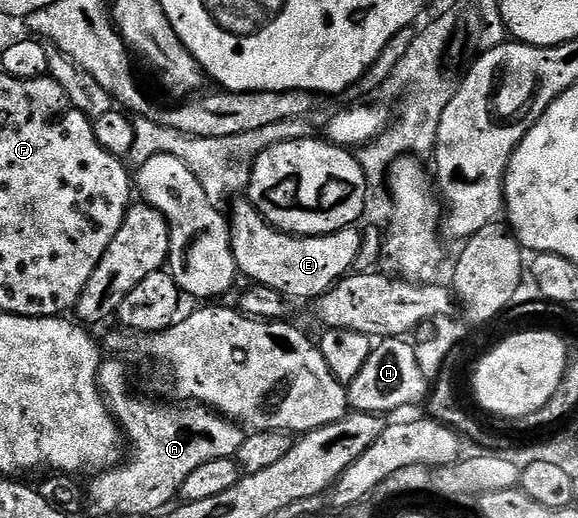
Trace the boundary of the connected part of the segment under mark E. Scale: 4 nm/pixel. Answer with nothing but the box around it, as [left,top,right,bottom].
[228,198,361,301]

